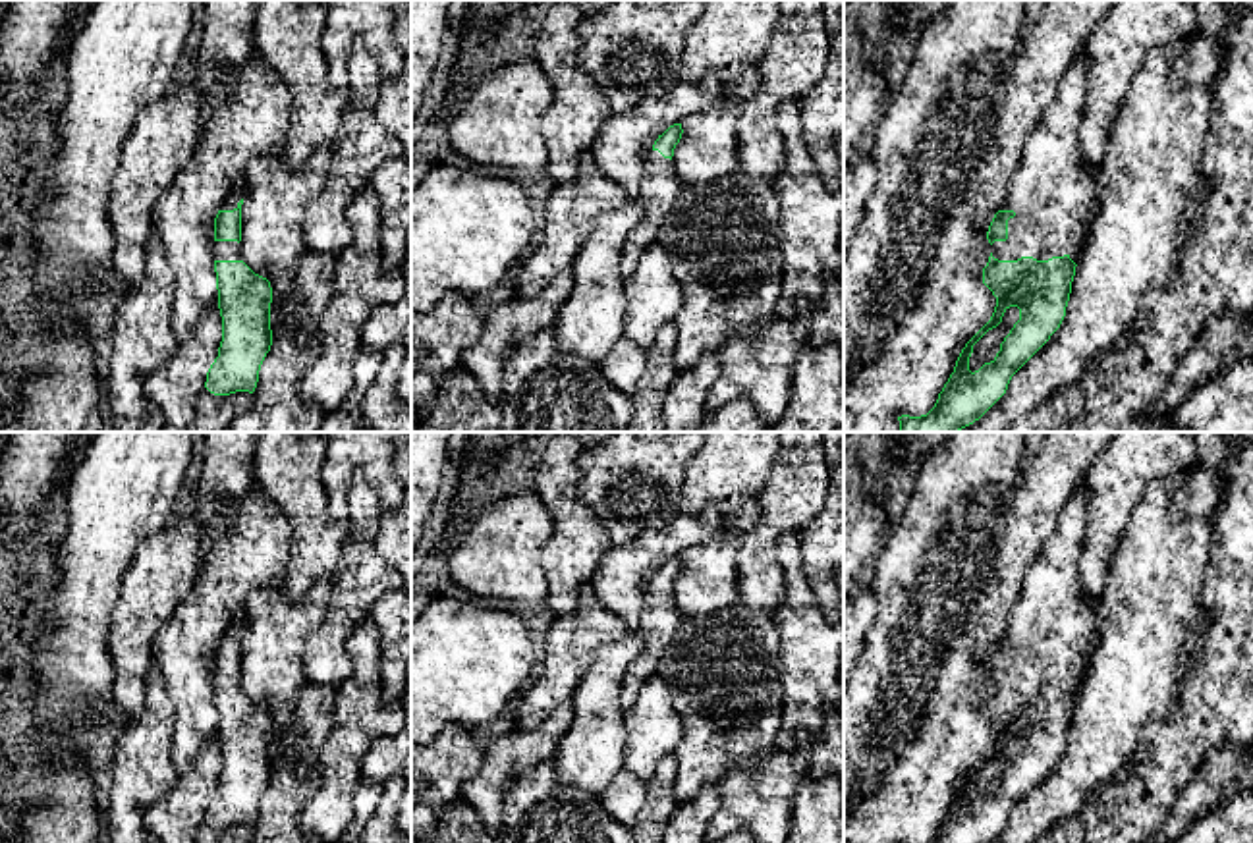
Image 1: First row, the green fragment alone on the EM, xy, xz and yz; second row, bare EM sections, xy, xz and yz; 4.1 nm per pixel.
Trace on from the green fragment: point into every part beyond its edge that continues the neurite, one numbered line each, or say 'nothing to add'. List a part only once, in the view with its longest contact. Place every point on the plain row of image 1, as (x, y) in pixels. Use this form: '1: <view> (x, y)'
1: yz (1055, 624)

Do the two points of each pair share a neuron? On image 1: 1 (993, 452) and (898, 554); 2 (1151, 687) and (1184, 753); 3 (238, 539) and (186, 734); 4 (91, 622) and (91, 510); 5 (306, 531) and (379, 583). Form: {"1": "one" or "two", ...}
{"1": "one", "2": "two", "3": "one", "4": "one", "5": "two"}

